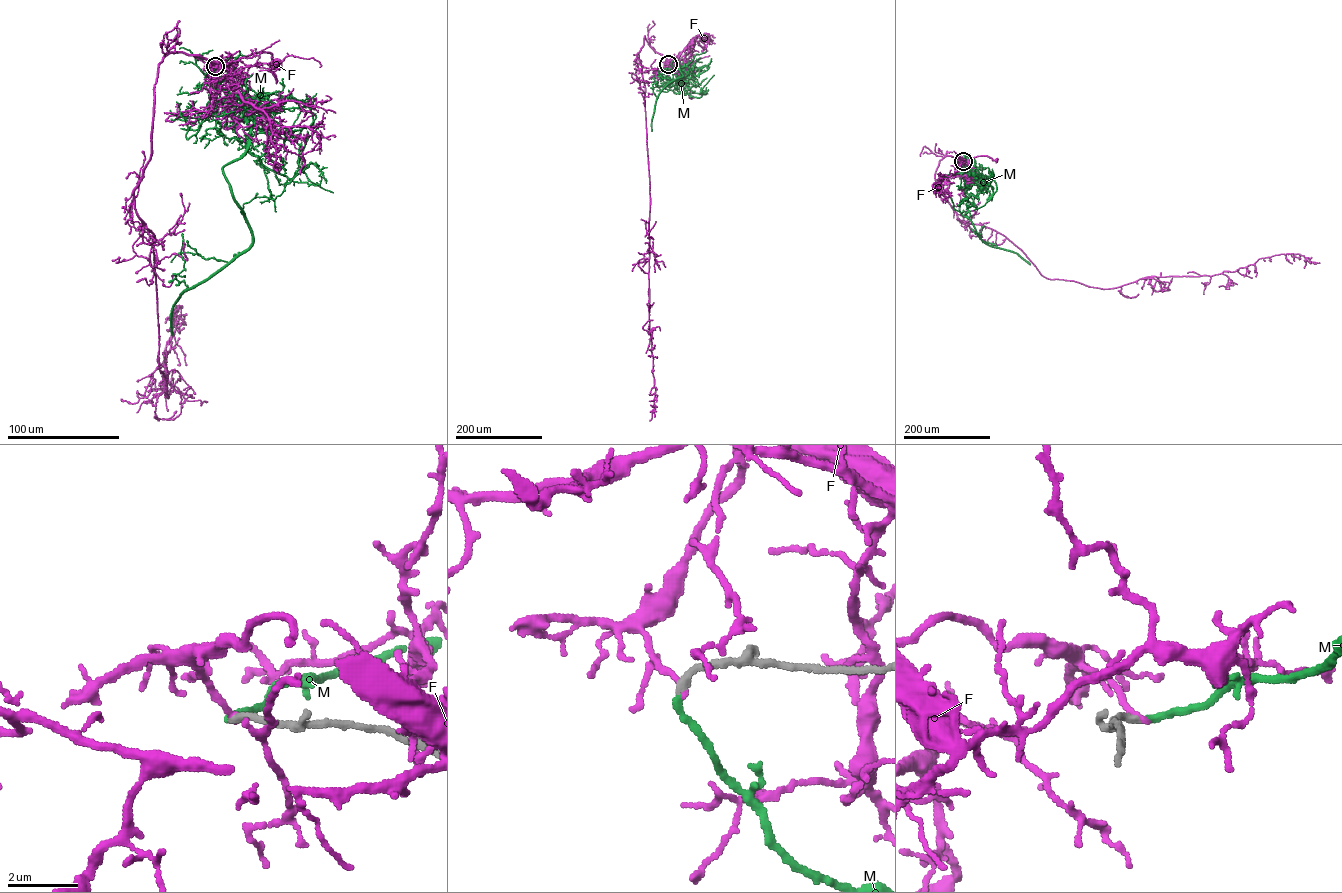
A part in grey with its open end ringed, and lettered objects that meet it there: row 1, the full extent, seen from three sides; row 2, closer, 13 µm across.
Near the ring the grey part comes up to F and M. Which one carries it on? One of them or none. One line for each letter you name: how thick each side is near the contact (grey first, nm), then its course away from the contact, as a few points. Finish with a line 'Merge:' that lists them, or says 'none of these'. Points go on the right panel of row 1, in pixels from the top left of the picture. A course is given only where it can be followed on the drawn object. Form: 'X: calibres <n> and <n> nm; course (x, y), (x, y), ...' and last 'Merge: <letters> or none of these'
M: calibres 240 and 200 nm; course (963, 161), (969, 158), (978, 178), (966, 189), (960, 212), (971, 222), (986, 243), (1017, 253), (1030, 264)
Merge: M

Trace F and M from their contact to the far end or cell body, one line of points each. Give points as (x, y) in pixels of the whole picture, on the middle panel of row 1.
F: (668, 64), (669, 61), (673, 63), (690, 88), (691, 97)
M: (668, 64), (681, 79), (681, 66), (671, 64), (675, 60), (682, 75), (669, 82), (659, 94), (652, 131)

